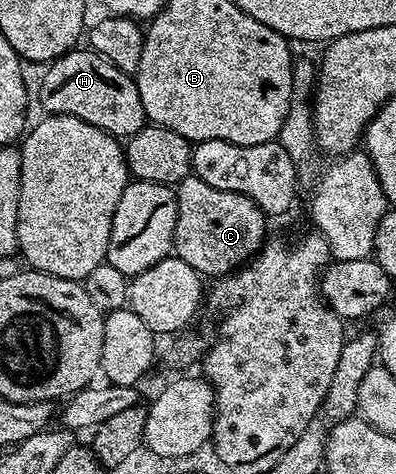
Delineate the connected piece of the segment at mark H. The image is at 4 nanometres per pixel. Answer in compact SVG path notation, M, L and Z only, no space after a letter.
M74 47L62 57L48 62L44 69L45 74L41 77L41 105L46 114L69 113L118 139L131 138L145 128L147 118L143 111L143 99L139 99L136 80L92 49Z

